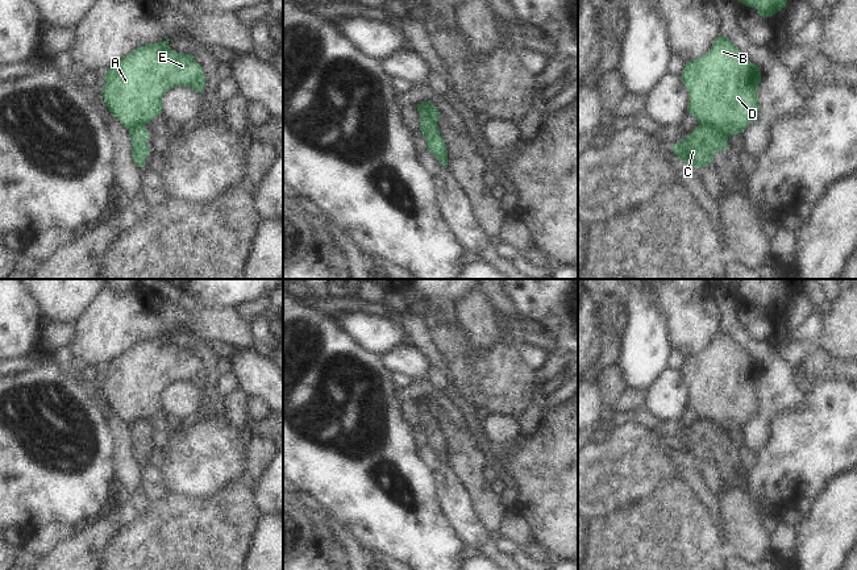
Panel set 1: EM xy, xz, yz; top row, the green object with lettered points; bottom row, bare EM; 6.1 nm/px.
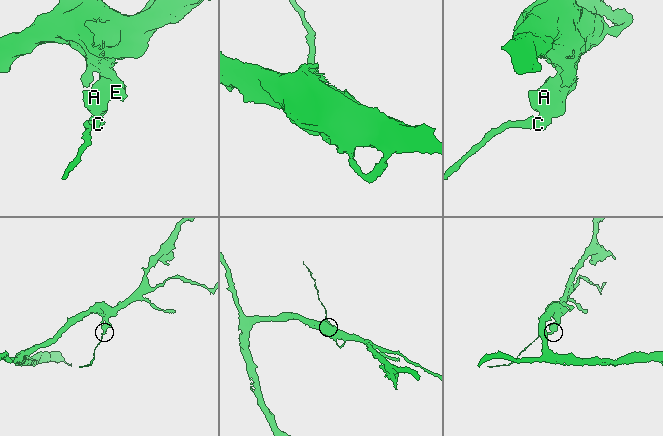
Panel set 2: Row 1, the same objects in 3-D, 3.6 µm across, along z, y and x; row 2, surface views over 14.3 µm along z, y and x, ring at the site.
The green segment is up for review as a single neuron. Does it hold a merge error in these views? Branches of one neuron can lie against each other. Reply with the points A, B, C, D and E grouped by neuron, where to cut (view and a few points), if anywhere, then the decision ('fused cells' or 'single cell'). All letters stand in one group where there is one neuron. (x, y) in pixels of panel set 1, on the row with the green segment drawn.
A B D E / C; cut in yz along (701, 124), (707, 124), (727, 137); fused cells

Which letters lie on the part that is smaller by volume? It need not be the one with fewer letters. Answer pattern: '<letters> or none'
C

